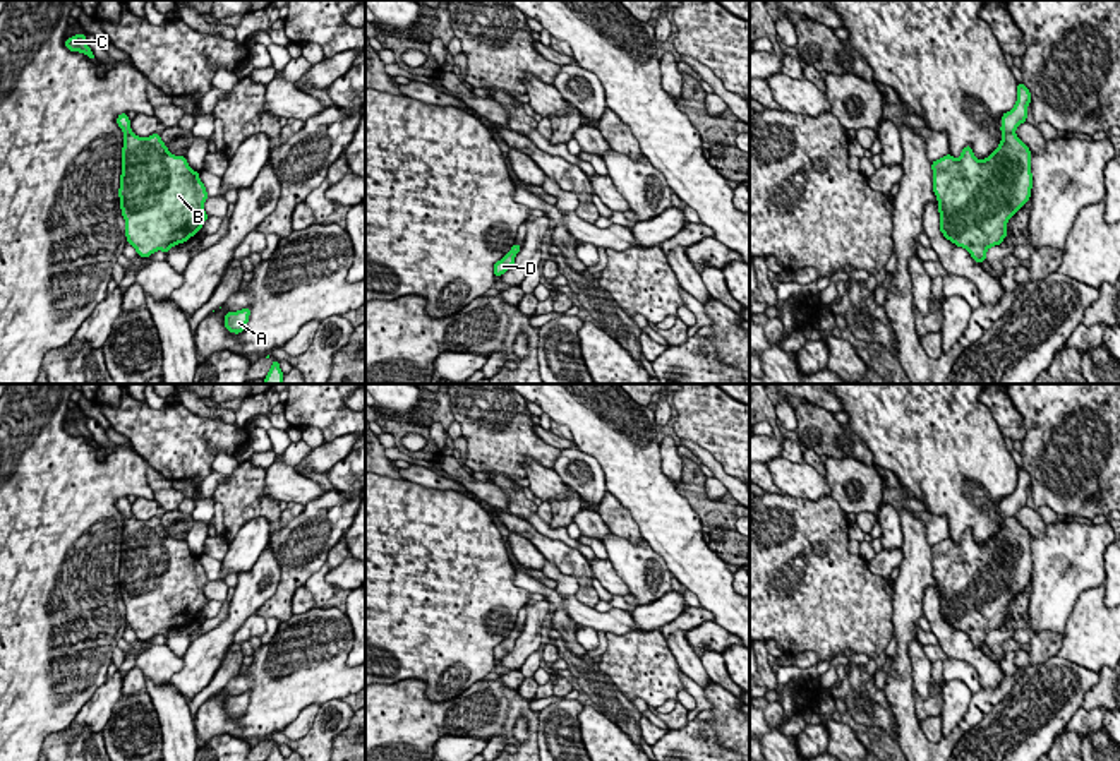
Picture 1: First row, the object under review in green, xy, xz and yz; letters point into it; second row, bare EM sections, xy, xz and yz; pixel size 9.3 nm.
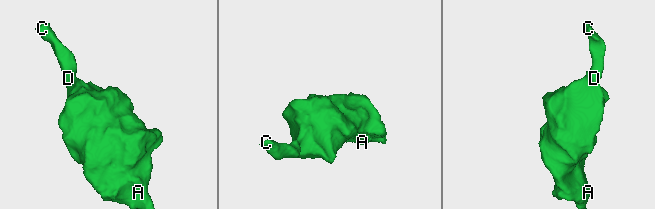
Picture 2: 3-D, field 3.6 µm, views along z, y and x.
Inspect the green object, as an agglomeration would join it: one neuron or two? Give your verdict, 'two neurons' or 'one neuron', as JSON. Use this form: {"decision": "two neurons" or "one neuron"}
{"decision": "one neuron"}

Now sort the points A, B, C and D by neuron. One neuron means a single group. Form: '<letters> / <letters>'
A B C D

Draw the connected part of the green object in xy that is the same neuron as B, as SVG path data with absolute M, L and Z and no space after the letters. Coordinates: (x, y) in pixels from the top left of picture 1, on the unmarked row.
M127 497L118 499L117 507L123 514L118 581L127 626L141 641L149 641L156 634L168 638L173 629L185 627L202 612L209 602L204 595L209 579L187 542L172 538L160 518L135 519Z

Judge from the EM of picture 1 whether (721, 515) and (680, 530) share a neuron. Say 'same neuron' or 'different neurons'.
different neurons

